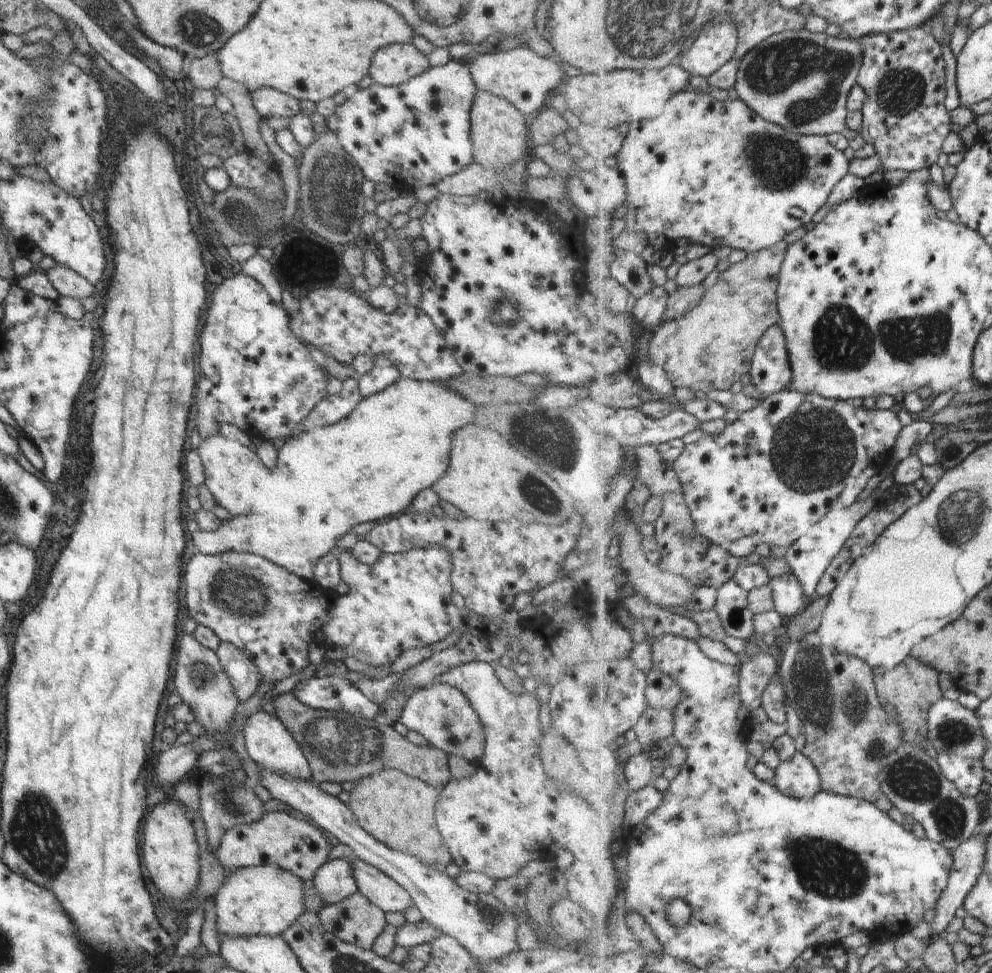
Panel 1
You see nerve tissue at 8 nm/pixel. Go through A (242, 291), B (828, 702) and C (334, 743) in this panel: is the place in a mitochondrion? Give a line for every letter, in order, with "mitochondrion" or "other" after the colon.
A: other
B: mitochondrion
C: mitochondrion

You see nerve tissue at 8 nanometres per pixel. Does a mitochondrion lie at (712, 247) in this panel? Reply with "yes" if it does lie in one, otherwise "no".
no

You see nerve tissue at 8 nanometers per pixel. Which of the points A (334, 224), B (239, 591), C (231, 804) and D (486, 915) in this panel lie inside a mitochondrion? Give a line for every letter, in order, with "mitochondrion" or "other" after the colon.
A: mitochondrion
B: mitochondrion
C: mitochondrion
D: mitochondrion

